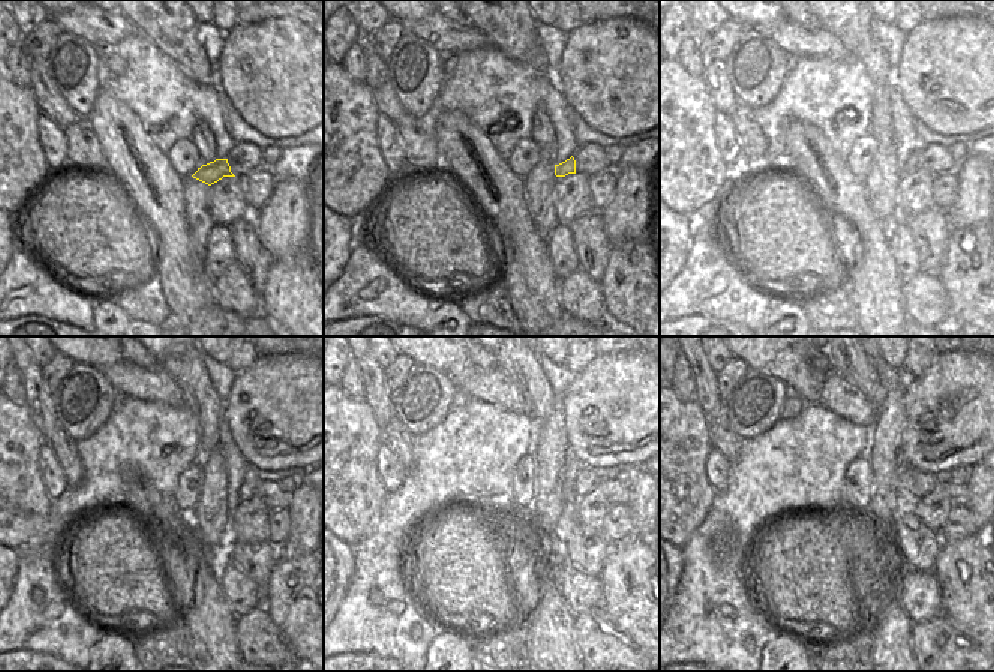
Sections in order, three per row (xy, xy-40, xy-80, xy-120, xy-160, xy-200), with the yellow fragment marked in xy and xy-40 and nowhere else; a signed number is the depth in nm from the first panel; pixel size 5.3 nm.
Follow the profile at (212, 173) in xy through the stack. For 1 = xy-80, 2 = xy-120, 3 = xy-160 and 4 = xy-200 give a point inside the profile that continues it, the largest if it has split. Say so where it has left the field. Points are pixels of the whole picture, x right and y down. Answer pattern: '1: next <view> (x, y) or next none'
1: next xy-80 (910, 165)
2: next xy-120 (249, 483)
3: next xy-160 (586, 480)
4: next xy-200 (924, 483)

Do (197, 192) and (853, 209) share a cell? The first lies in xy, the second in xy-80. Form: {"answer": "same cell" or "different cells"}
{"answer": "different cells"}

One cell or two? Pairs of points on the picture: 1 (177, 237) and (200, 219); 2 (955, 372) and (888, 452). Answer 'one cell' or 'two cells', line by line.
1: two cells
2: two cells

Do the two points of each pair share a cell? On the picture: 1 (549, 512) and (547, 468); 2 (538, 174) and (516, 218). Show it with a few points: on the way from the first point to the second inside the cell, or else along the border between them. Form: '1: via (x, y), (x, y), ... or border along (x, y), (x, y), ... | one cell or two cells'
1: via (549, 501), (549, 479) | one cell
2: border along (523, 180), (523, 201), (532, 225), (540, 233) | two cells

